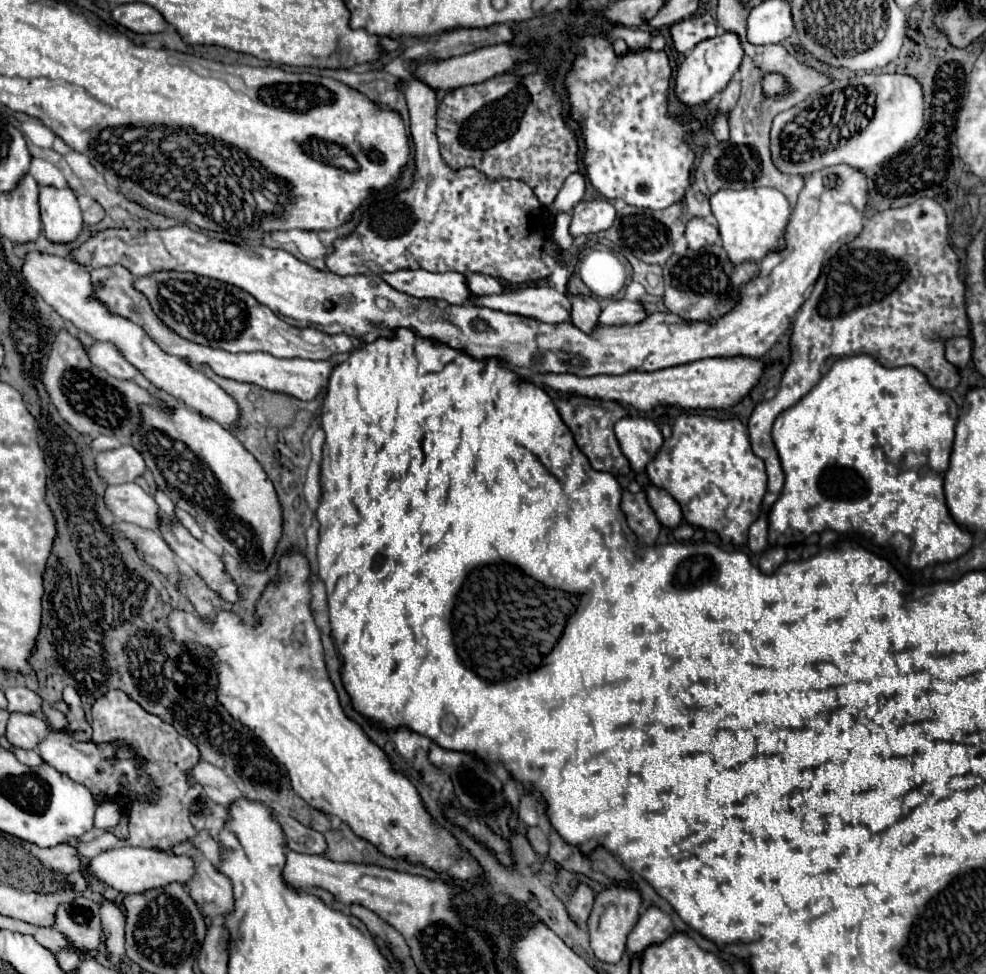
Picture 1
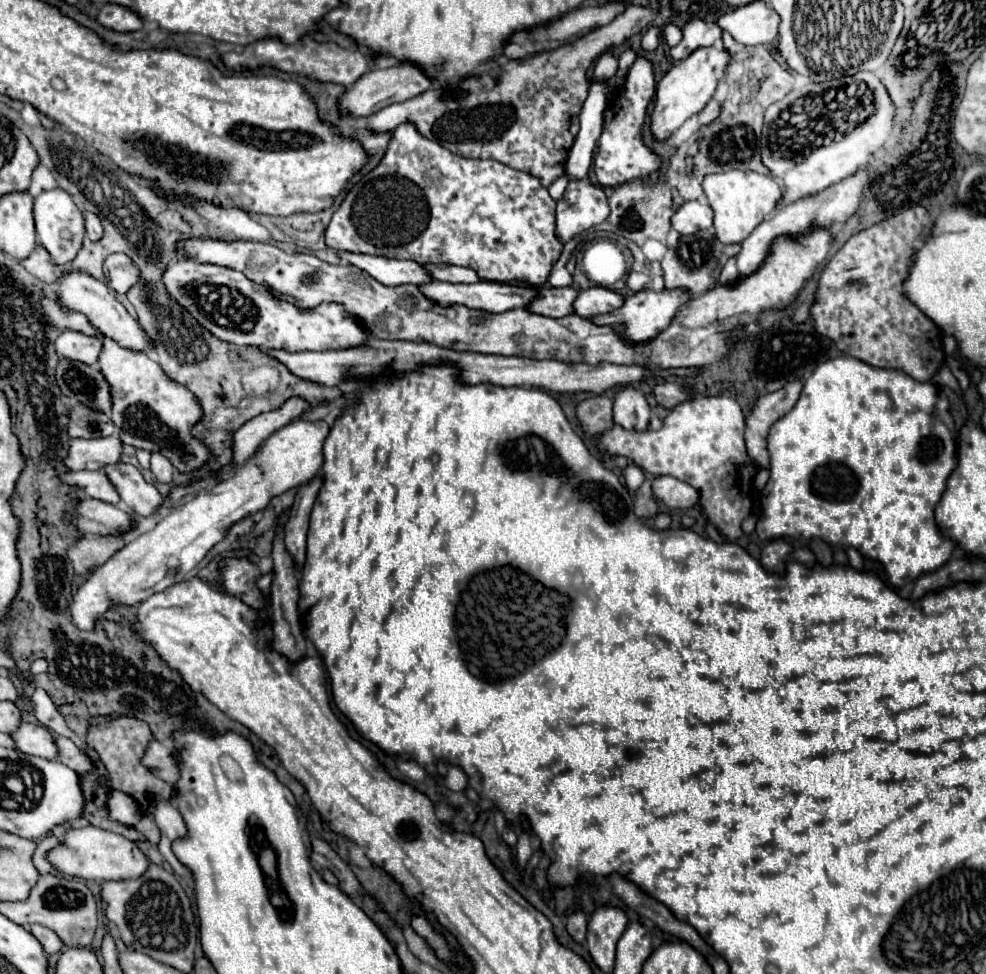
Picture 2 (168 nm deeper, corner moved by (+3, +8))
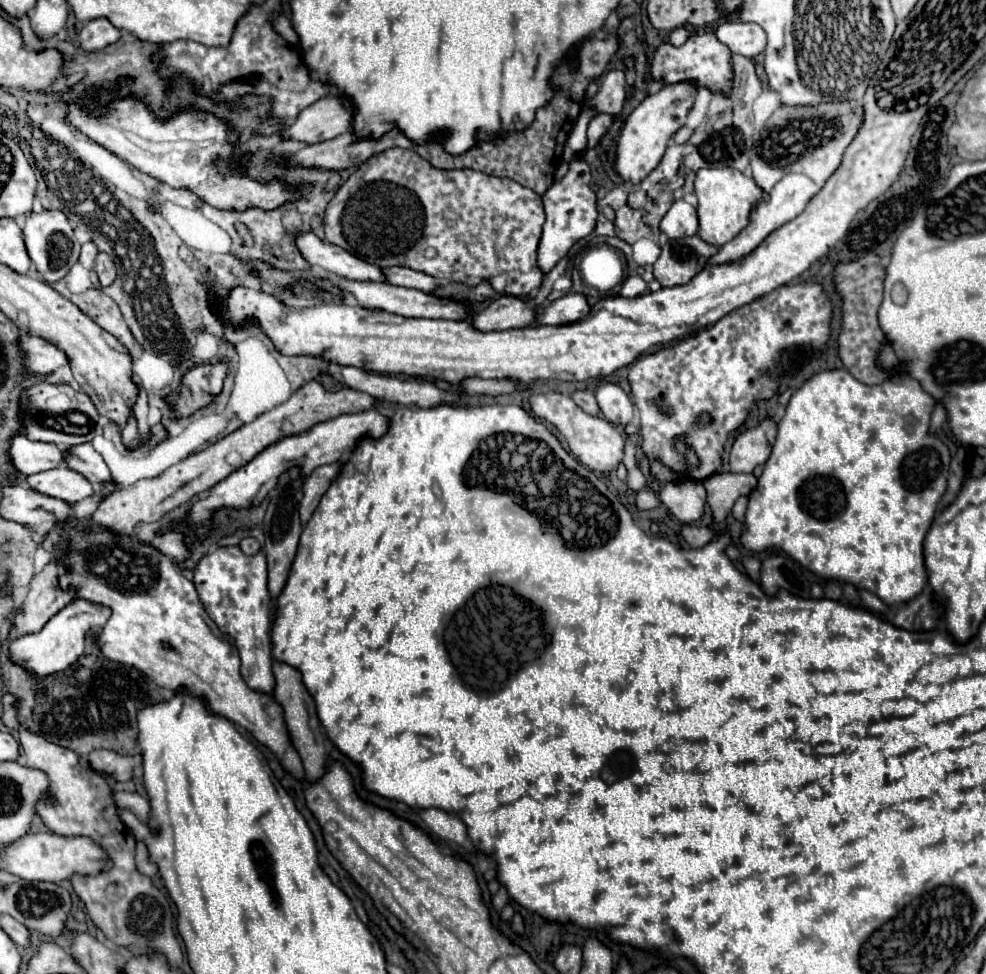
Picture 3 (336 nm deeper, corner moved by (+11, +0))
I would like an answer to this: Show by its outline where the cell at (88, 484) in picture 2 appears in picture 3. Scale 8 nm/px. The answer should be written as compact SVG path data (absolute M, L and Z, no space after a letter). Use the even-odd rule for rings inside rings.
M66 464L52 470L44 470L40 474L30 474L26 476L26 484L44 496L60 498L68 504L80 502L94 492L92 484L82 474L70 470Z

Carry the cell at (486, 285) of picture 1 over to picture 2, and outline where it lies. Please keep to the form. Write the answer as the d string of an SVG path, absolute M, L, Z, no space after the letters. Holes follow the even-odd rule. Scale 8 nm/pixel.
M426 264L426 268L428 268L428 272L432 274L434 280L442 280L442 282L468 284L468 282L478 282L480 280L474 270L468 270L464 266L448 266L448 264L444 264L444 266L432 266L430 264L428 266Z

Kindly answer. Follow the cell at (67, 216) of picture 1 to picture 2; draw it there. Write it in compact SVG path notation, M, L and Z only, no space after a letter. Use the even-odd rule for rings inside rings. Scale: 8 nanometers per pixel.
M60 188L42 192L34 200L34 220L36 220L38 240L50 252L52 260L58 264L70 262L76 256L76 252L80 250L82 240L84 240L84 218L82 218L82 212L78 210L78 206L74 204L72 196Z

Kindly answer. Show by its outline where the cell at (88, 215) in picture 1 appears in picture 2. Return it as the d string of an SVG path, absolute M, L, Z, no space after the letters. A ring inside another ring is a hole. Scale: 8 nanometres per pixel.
M86 212L86 232L88 232L90 240L102 238L102 224L100 224L100 218L94 212Z

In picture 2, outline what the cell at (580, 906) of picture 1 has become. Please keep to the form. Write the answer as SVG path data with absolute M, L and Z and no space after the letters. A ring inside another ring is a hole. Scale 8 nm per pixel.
M576 910L566 918L566 930L576 942L584 942L586 938L586 914L582 910Z

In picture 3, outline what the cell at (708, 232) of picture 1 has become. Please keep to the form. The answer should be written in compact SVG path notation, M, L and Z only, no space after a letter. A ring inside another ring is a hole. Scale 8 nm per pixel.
M676 200L666 212L666 216L662 218L660 232L664 232L668 238L694 236L698 232L696 208L686 200Z

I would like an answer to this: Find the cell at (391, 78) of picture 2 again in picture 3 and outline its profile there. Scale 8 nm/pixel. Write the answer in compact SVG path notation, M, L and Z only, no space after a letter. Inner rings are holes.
M328 94L312 106L304 108L296 120L284 128L282 136L294 142L318 144L348 132L350 126L352 104L338 94Z

